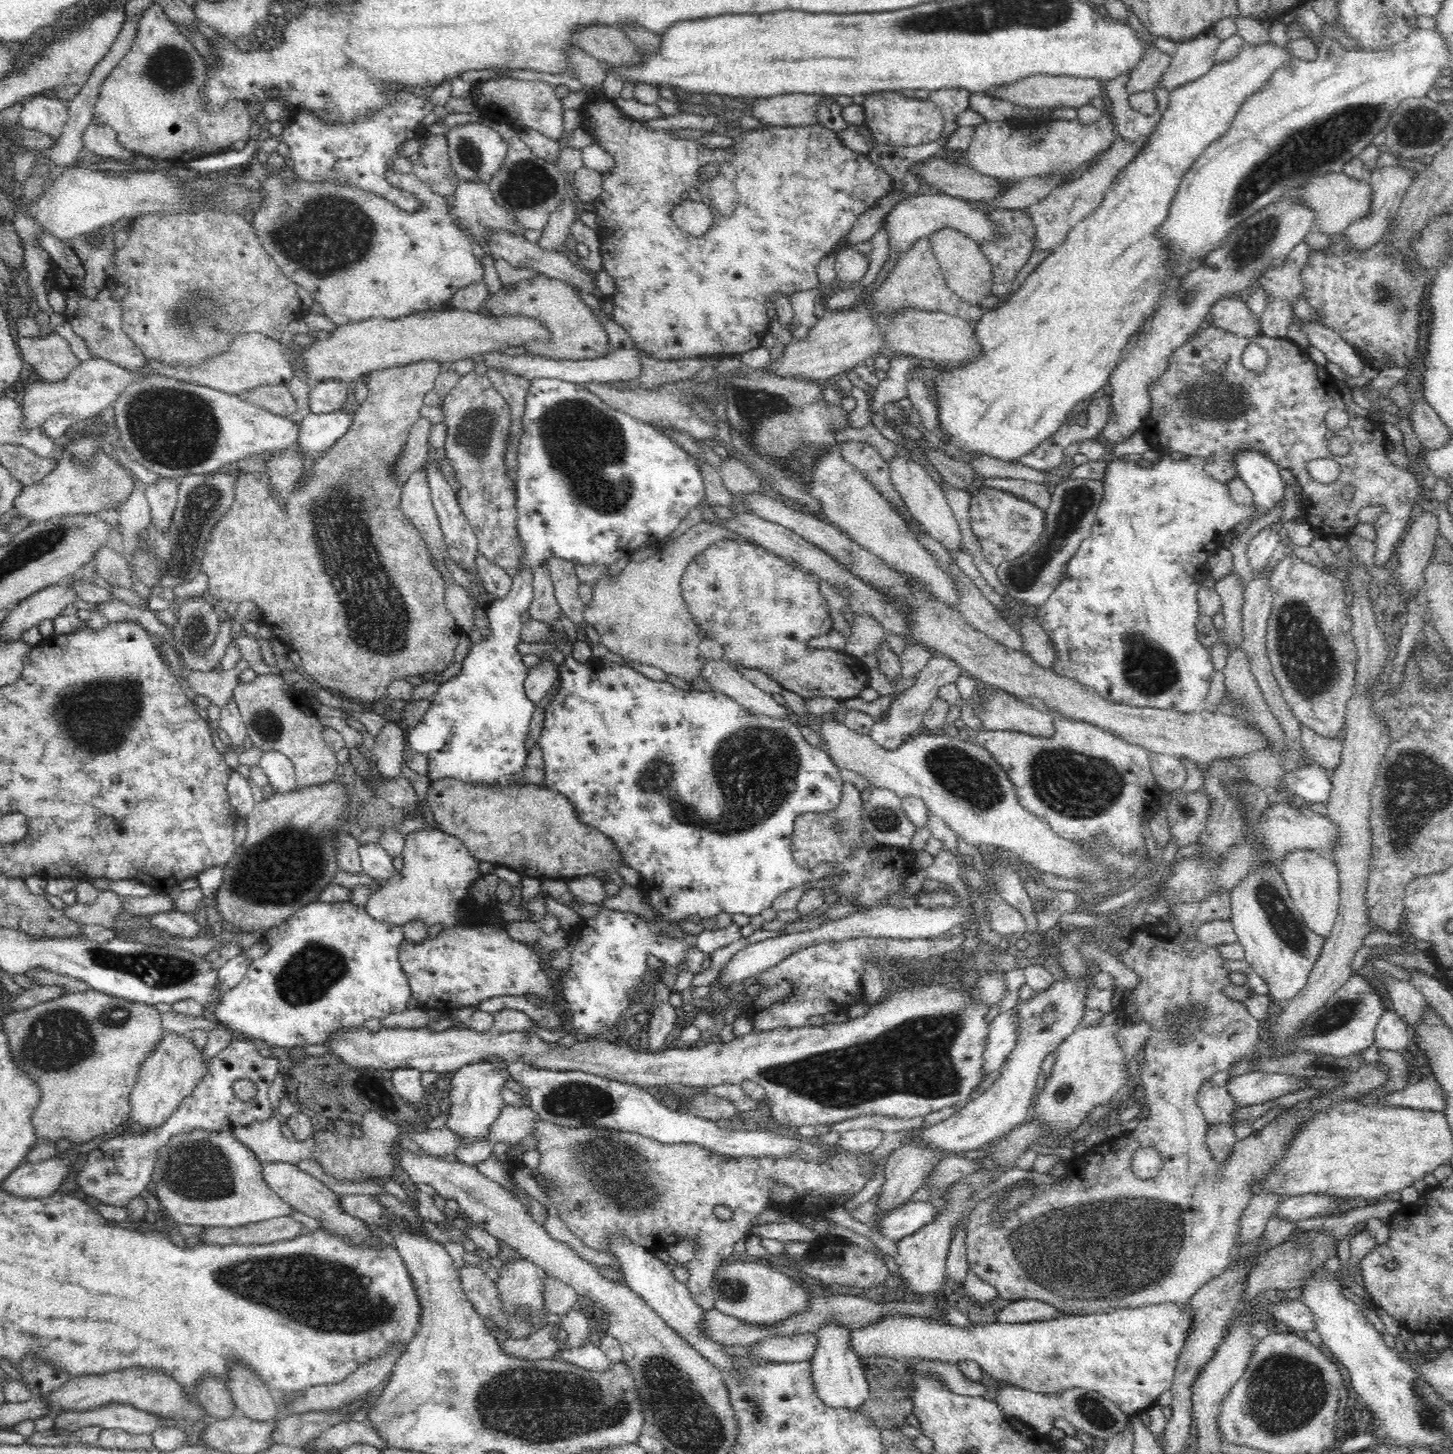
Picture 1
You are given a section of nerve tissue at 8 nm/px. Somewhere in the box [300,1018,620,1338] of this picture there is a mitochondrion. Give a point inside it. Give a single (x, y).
(373, 1090)

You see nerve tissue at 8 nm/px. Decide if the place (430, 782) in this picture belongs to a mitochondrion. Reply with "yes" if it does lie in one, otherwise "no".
no

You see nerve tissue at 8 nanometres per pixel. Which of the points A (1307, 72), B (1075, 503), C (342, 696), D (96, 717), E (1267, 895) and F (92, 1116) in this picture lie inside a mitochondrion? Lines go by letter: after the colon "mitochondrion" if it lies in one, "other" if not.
A: other
B: mitochondrion
C: other
D: mitochondrion
E: mitochondrion
F: other

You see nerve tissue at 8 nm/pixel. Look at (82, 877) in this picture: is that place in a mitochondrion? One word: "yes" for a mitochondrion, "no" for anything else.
no

